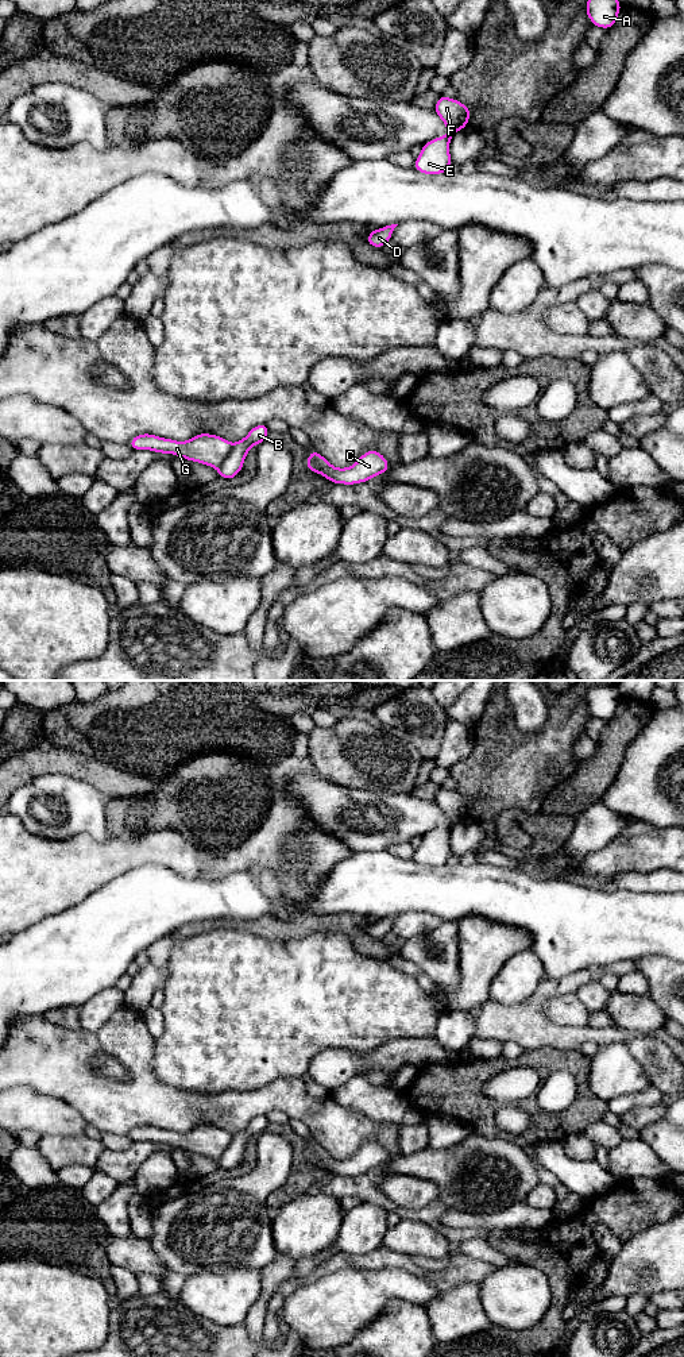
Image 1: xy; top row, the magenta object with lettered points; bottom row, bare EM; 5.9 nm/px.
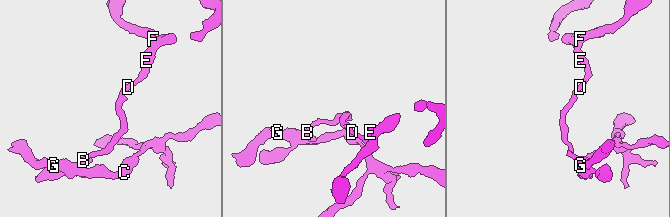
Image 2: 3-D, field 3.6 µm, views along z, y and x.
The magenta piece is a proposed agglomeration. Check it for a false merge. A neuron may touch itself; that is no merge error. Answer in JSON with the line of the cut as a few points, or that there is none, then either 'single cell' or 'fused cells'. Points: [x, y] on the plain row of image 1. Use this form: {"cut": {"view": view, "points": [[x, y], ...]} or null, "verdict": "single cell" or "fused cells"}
{"cut": {"view": "xy", "points": [[232, 1136], [228, 1147], [217, 1160]]}, "verdict": "fused cells"}

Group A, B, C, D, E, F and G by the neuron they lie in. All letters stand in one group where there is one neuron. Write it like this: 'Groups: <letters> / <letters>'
Groups: A B D E F / C G

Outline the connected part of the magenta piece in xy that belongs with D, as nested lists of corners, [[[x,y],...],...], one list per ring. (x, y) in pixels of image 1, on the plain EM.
[[[391,915],[379,921],[370,922],[367,936],[371,938],[382,940],[387,933],[390,933],[393,922],[397,917],[398,915]]]

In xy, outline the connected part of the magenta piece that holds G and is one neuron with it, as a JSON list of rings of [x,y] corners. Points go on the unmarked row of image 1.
[[[140,1125],[128,1133],[135,1141],[150,1141],[159,1145],[173,1145],[179,1149],[219,1160],[232,1141],[232,1136],[212,1125],[197,1125],[188,1133],[177,1133],[151,1125]]]

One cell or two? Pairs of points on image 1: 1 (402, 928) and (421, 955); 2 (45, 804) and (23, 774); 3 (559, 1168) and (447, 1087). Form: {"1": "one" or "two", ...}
{"1": "two", "2": "two", "3": "two"}

